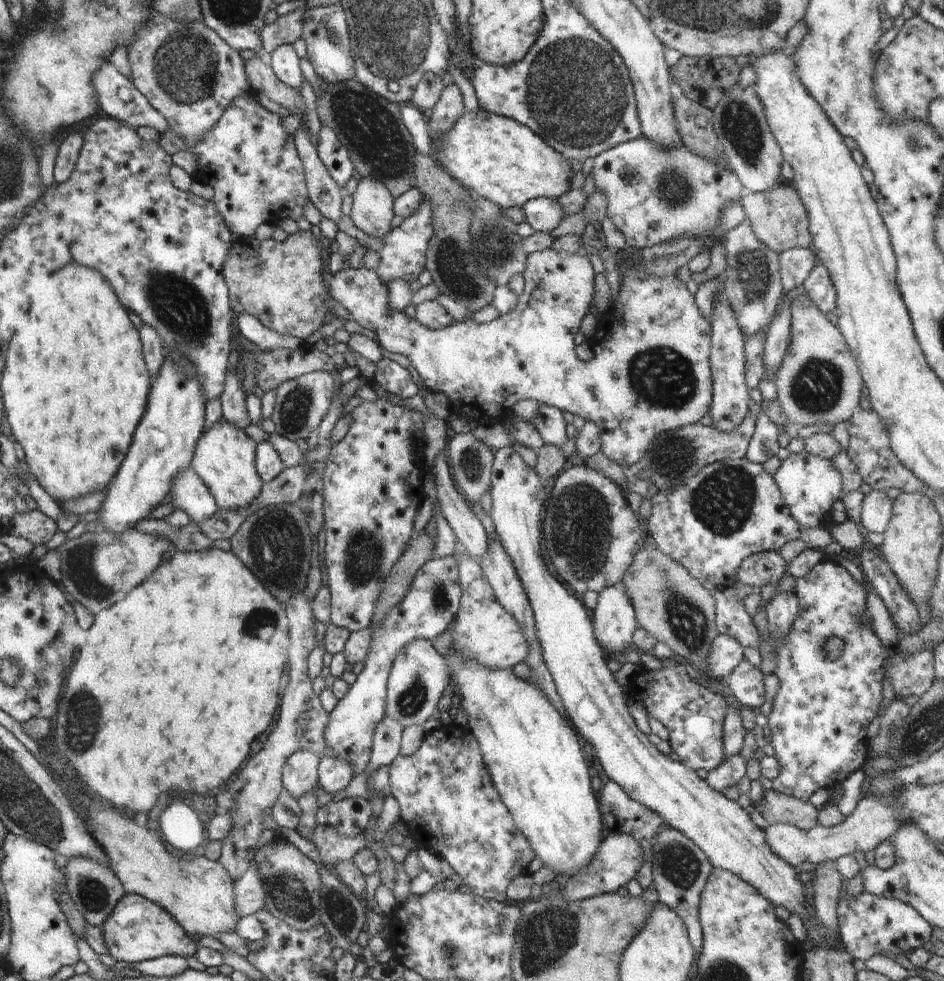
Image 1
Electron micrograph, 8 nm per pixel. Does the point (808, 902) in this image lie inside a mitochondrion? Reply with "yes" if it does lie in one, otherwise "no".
no

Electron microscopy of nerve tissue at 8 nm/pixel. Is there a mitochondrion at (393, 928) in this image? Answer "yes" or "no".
no

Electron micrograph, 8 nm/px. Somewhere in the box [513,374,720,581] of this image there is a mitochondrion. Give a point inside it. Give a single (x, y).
(672, 458)

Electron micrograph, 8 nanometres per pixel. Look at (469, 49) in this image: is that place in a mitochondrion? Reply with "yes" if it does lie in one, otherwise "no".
no

